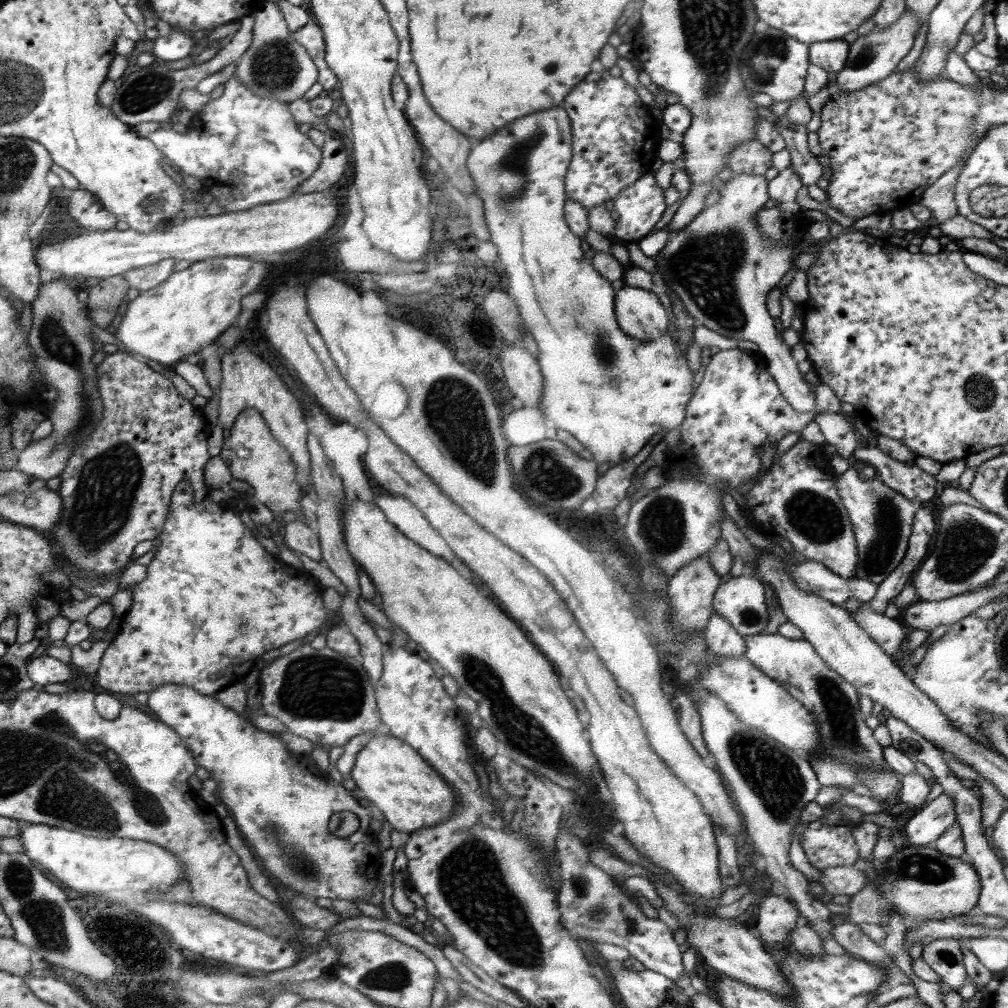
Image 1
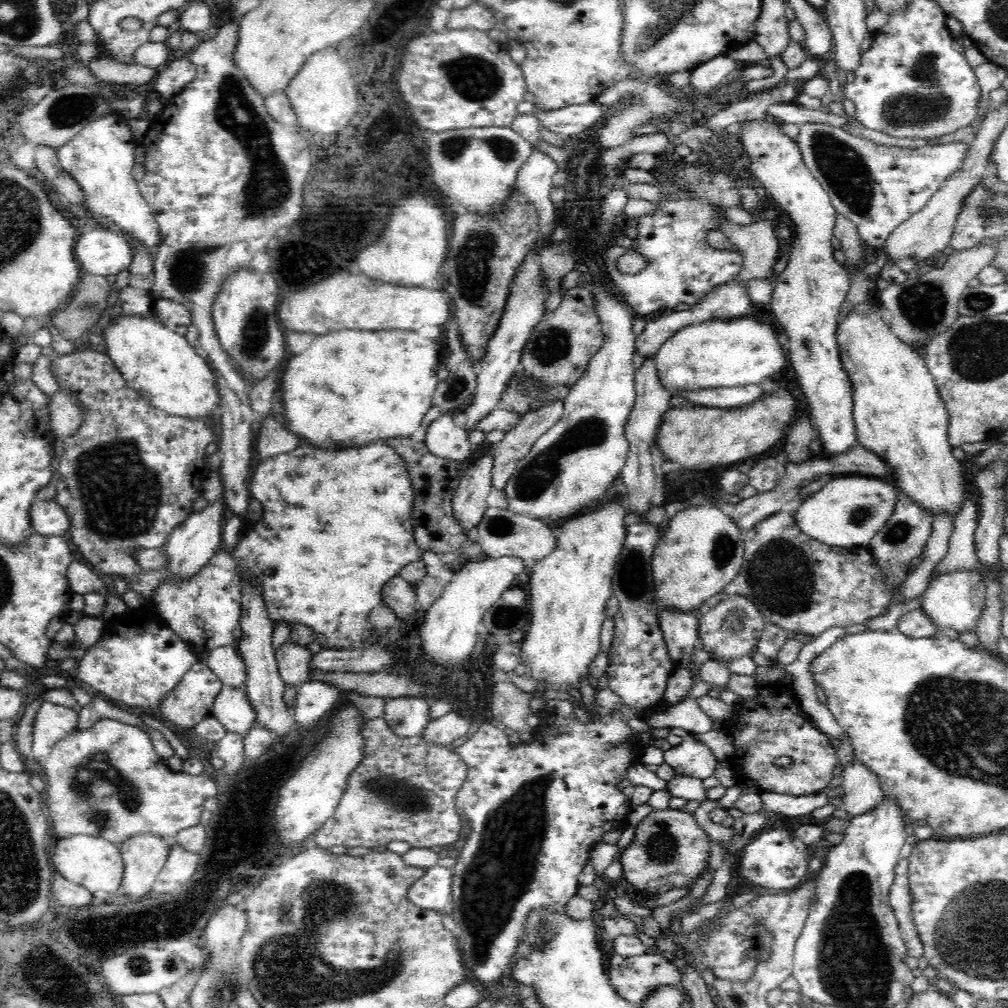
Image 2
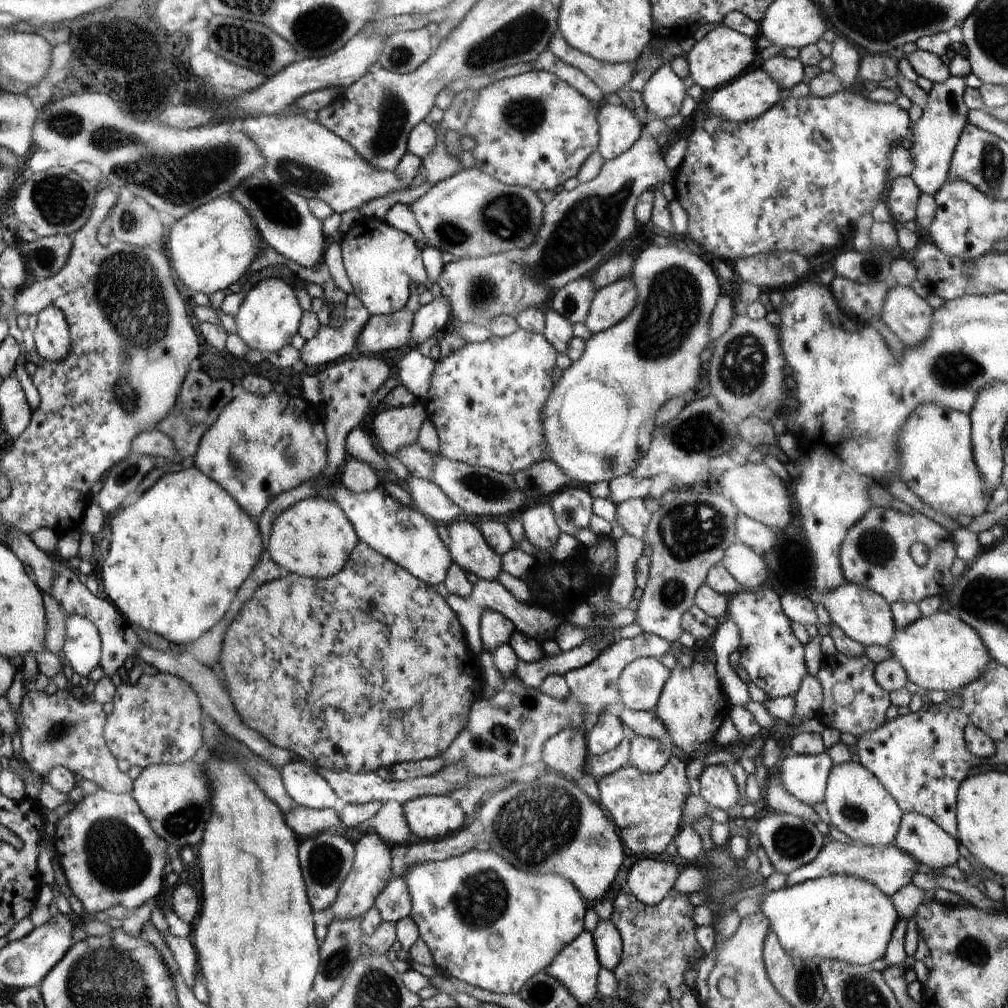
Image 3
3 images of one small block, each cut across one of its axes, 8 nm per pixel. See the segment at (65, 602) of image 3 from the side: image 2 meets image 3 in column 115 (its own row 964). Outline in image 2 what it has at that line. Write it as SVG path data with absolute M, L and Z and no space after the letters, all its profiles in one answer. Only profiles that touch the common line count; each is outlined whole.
M647 952L640 956L609 954L607 957L607 973L614 990L628 1002L635 1004L636 1007L640 1007L643 1000L659 986L670 985L676 987L677 984L681 984L682 978L682 973L672 961Z

